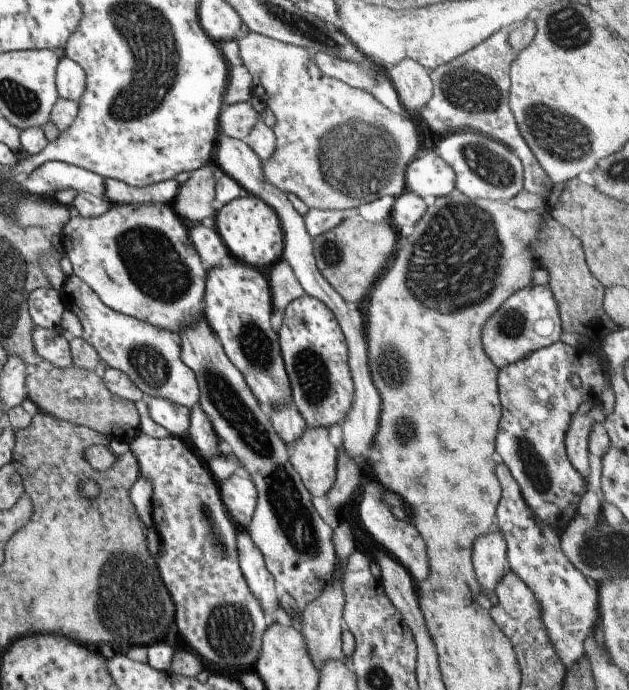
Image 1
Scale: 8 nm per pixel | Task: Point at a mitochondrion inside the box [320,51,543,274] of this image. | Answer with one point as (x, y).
(472, 89)

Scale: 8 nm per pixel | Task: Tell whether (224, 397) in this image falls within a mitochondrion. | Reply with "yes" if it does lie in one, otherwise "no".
yes

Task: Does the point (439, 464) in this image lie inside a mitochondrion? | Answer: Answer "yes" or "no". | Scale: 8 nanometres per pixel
no

